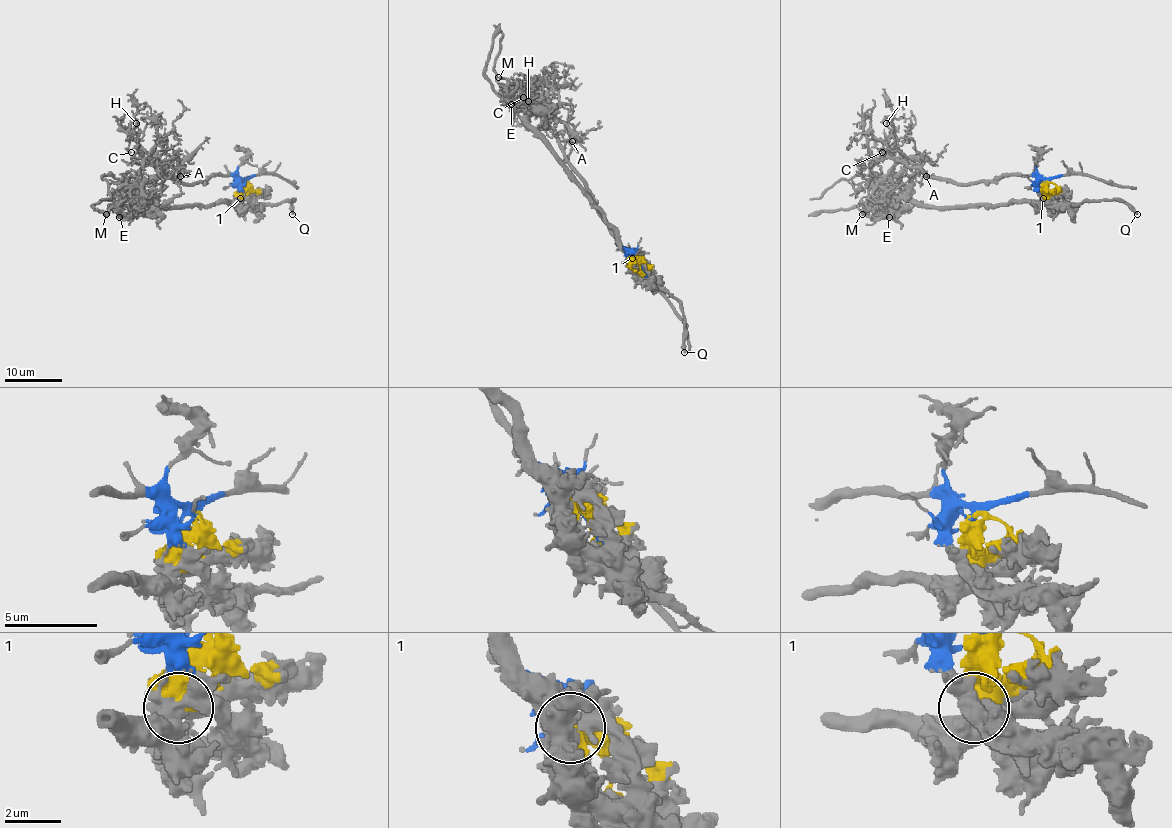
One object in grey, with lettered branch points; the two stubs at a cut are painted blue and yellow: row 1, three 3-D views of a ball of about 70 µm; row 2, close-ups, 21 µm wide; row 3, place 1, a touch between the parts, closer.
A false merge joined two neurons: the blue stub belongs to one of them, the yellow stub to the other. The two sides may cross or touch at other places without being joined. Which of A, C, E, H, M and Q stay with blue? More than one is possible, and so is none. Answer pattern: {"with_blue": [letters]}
{"with_blue": ["A", "C", "H"]}

